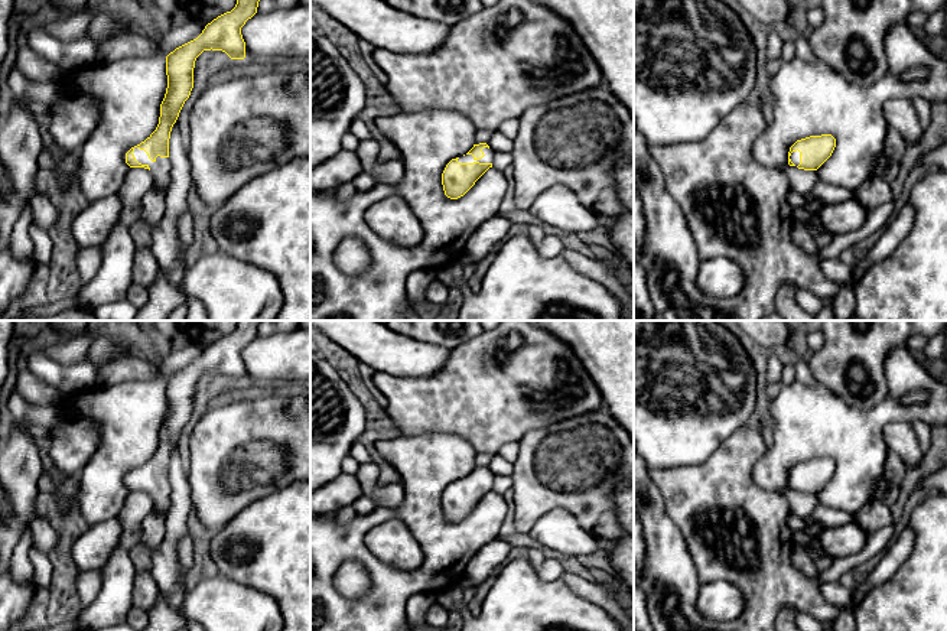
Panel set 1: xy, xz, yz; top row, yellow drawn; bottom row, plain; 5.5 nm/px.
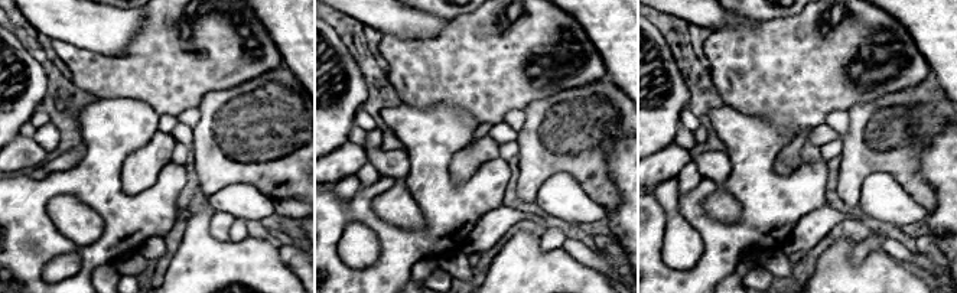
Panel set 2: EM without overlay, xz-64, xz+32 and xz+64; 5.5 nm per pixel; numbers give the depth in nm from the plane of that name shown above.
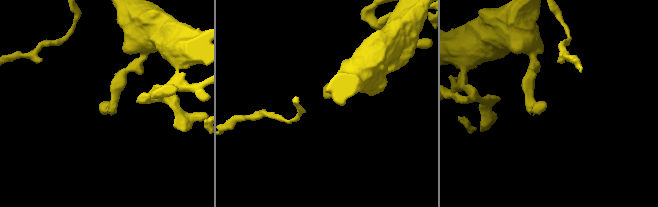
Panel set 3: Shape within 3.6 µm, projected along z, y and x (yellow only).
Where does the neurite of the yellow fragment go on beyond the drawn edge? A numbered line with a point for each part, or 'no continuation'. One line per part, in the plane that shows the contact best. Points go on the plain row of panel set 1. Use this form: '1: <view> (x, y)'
1: xz (488, 477)

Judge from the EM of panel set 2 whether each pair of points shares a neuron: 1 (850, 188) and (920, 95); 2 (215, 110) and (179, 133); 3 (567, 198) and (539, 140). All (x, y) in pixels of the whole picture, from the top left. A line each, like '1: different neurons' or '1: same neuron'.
1: same neuron
2: different neurons
3: different neurons

